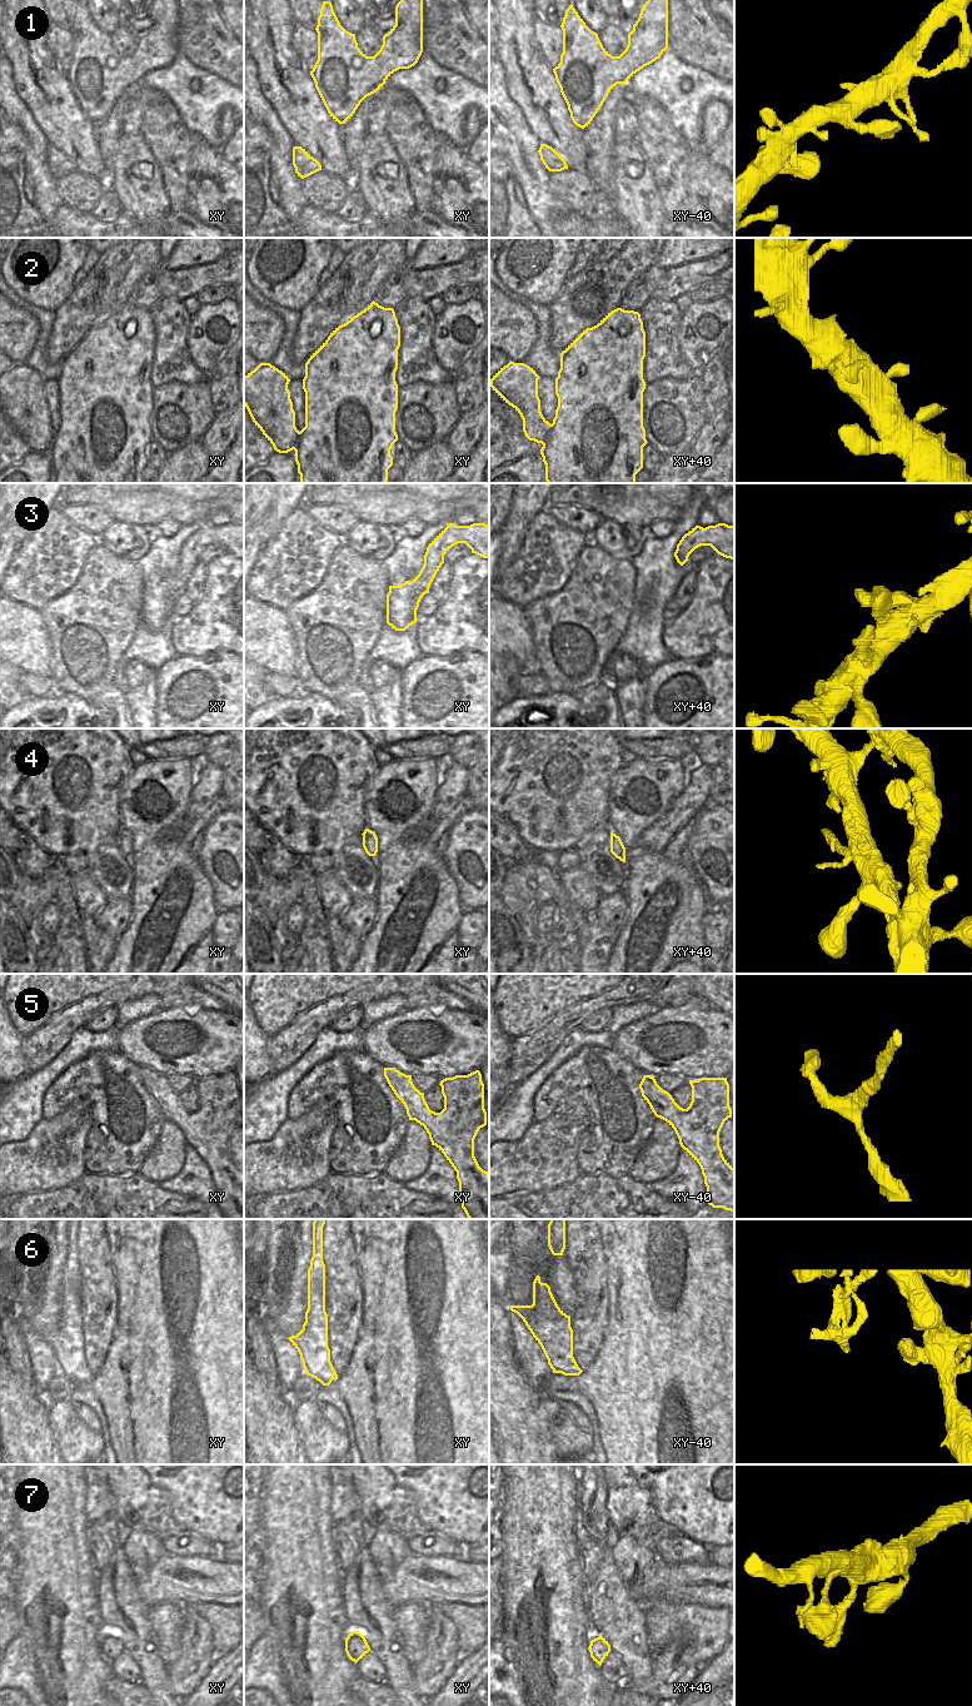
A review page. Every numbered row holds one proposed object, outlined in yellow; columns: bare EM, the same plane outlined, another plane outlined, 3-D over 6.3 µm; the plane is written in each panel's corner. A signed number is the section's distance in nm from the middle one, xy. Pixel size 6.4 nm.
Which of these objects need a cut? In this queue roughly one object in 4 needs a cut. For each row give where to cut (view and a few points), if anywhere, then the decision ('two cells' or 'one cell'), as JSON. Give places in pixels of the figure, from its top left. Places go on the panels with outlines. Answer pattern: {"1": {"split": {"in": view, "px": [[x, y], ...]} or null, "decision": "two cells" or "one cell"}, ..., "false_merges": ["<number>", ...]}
{"1": {"split": null, "decision": "one cell"}, "2": {"split": null, "decision": "one cell"}, "3": {"split": null, "decision": "one cell"}, "4": {"split": null, "decision": "one cell"}, "5": {"split": null, "decision": "one cell"}, "6": {"split": {"in": "xy", "px": [[319, 1379], [330, 1381]]}, "decision": "two cells"}, "7": {"split": null, "decision": "one cell"}, "false_merges": ["6"]}

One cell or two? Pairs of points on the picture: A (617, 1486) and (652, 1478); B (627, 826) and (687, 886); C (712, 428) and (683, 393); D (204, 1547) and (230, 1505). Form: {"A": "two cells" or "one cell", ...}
{"A": "two cells", "B": "one cell", "C": "two cells", "D": "two cells"}

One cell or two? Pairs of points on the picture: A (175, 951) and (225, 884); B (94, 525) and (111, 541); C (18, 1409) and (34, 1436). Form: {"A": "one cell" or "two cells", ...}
{"A": "two cells", "B": "two cells", "C": "one cell"}

